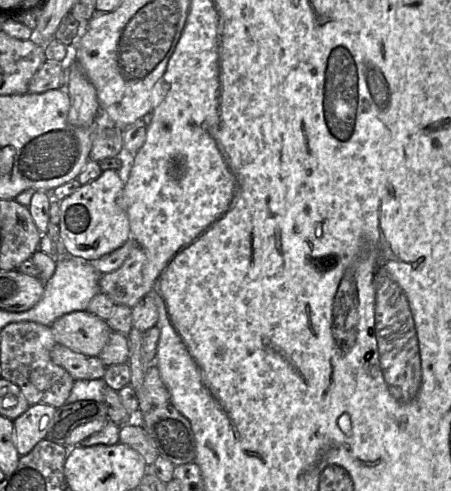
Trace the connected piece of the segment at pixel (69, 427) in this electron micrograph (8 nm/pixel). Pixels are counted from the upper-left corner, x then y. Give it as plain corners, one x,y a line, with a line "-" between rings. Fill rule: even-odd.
80,400
64,404
57,408
46,439
65,446
68,437
76,427
106,418
107,407
104,403
94,400

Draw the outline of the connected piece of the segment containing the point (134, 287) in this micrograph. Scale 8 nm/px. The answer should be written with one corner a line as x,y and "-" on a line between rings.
141,247
135,248
119,269
102,274
99,281
100,291
115,304
134,307
146,296
143,276
146,262
145,251

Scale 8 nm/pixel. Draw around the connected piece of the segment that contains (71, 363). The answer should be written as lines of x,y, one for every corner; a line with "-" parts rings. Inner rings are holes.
60,344
54,346
50,356
52,361
64,368
75,381
101,379
107,368
98,356
86,356

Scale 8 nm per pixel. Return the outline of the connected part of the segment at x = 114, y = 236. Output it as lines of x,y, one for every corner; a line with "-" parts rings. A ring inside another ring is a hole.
105,170
97,179
60,201
60,235
69,255
91,262
131,239
129,218
119,205
124,186
116,170

